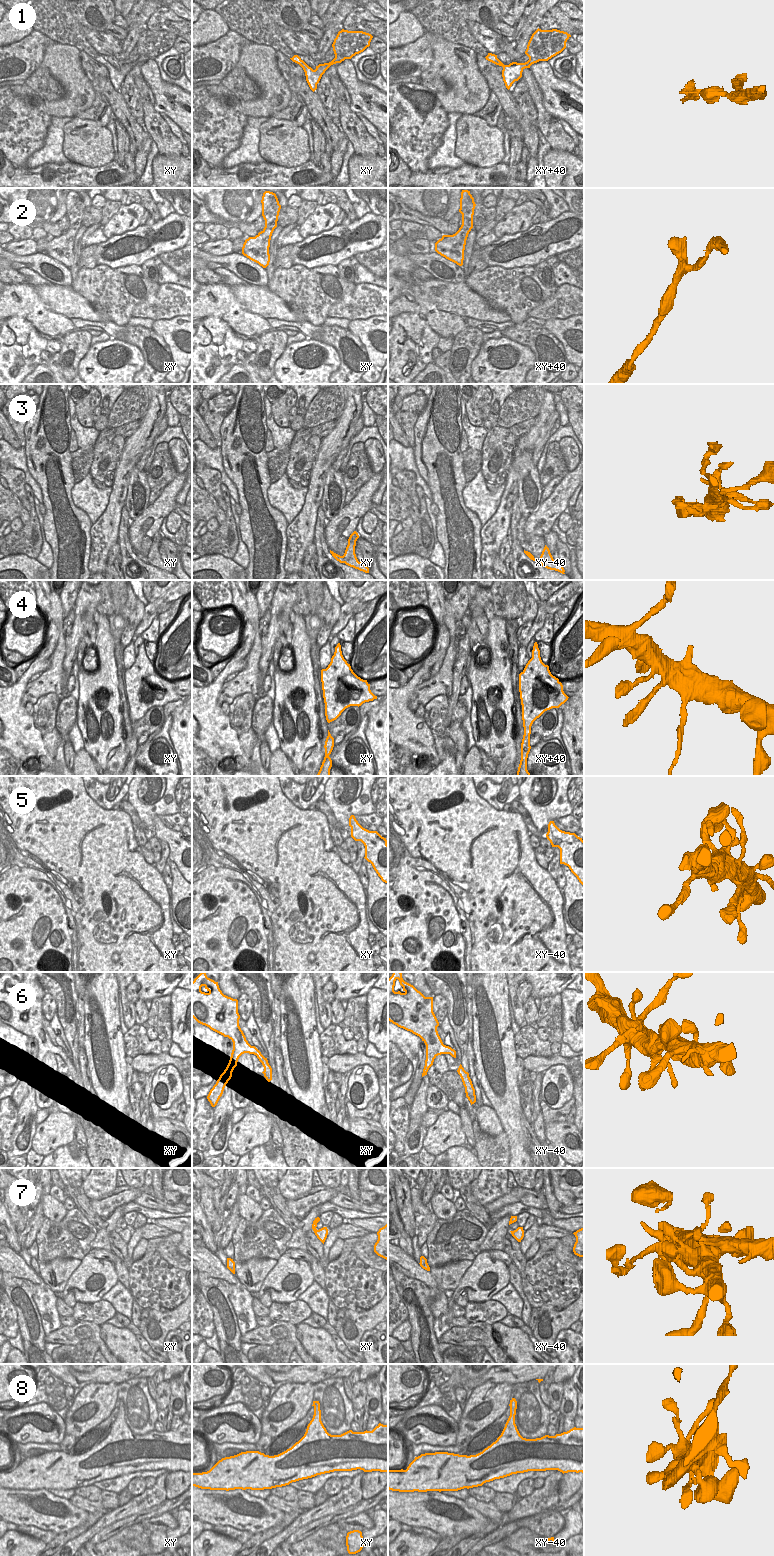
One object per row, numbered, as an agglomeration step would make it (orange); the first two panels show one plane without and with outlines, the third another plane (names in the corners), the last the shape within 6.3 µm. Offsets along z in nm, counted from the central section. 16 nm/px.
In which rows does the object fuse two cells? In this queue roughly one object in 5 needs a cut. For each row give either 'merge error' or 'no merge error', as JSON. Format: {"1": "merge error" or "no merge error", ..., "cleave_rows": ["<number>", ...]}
{"1": "merge error", "2": "no merge error", "3": "merge error", "4": "merge error", "5": "no merge error", "6": "no merge error", "7": "no merge error", "8": "no merge error", "cleave_rows": ["1", "3", "4"]}

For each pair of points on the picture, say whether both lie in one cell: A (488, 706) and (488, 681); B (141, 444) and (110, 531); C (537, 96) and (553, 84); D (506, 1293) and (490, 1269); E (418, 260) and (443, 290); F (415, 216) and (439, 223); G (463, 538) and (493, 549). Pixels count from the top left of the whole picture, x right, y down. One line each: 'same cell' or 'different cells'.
A: same cell
B: same cell
C: different cells
D: different cells
E: different cells
F: same cell
G: different cells

